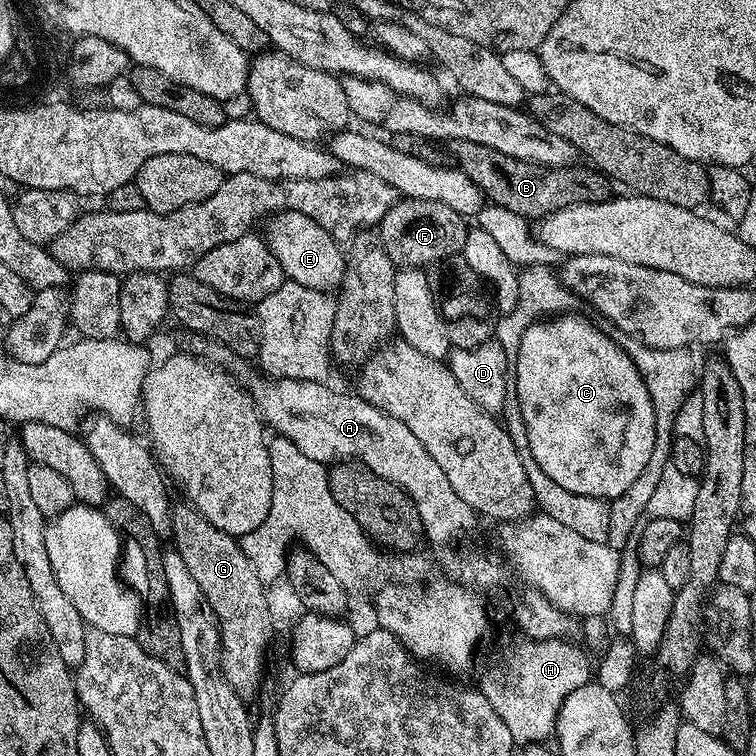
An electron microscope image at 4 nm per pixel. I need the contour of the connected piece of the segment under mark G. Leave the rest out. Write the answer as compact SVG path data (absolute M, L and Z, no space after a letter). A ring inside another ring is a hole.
M187 502L173 503L171 536L176 543L173 544L175 552L182 554L182 562L186 562L202 594L206 594L206 602L210 602L210 610L214 610L220 623L222 674L239 696L251 698L264 680L264 655L272 640L272 608L264 593L265 581L256 573L250 558L246 558L239 539L206 522Z

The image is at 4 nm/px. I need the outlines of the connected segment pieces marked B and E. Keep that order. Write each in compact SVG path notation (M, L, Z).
M454 140L451 141L450 148L456 159L453 160L455 167L462 169L470 182L474 182L474 186L478 186L491 203L506 210L514 210L514 214L532 222L566 206L593 204L599 200L607 200L610 196L609 178L596 170L579 172L579 167L576 166L547 168L534 162L522 162L522 158L510 158L510 154L490 150L490 146L481 146L479 142Z
M285 210L275 213L267 224L268 229L263 229L262 235L268 241L274 258L282 262L287 279L307 288L317 288L322 293L327 293L328 288L339 289L344 282L347 264L345 253L338 241L329 232L322 230L322 226L314 222L314 218Z

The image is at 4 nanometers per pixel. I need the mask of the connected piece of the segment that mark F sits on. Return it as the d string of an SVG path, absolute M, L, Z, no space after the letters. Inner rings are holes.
M397 199L395 206L380 219L378 231L380 241L386 254L392 259L393 264L400 268L424 268L428 264L436 264L447 256L459 257L466 246L466 236L470 224L465 217L458 214L458 210L450 210L443 202L430 202L429 200Z

